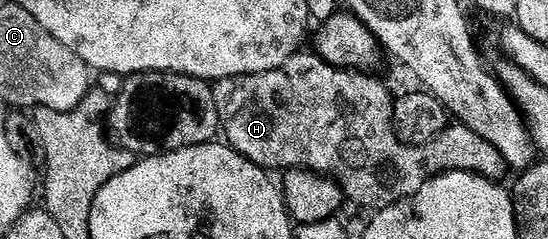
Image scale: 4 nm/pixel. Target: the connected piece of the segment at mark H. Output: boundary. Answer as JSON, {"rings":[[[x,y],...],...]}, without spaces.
{"rings":[[[300,52],[284,66],[260,74],[242,74],[221,78],[214,83],[215,103],[219,113],[222,137],[236,154],[244,154],[249,161],[266,167],[268,171],[312,170],[335,179],[348,203],[368,206],[378,212],[387,206],[413,196],[431,178],[454,170],[468,170],[483,178],[503,180],[509,174],[505,156],[477,132],[462,124],[448,125],[447,131],[435,142],[424,146],[410,146],[395,134],[393,108],[395,98],[379,78],[365,74],[362,69],[343,69],[331,66],[315,52]]]}

